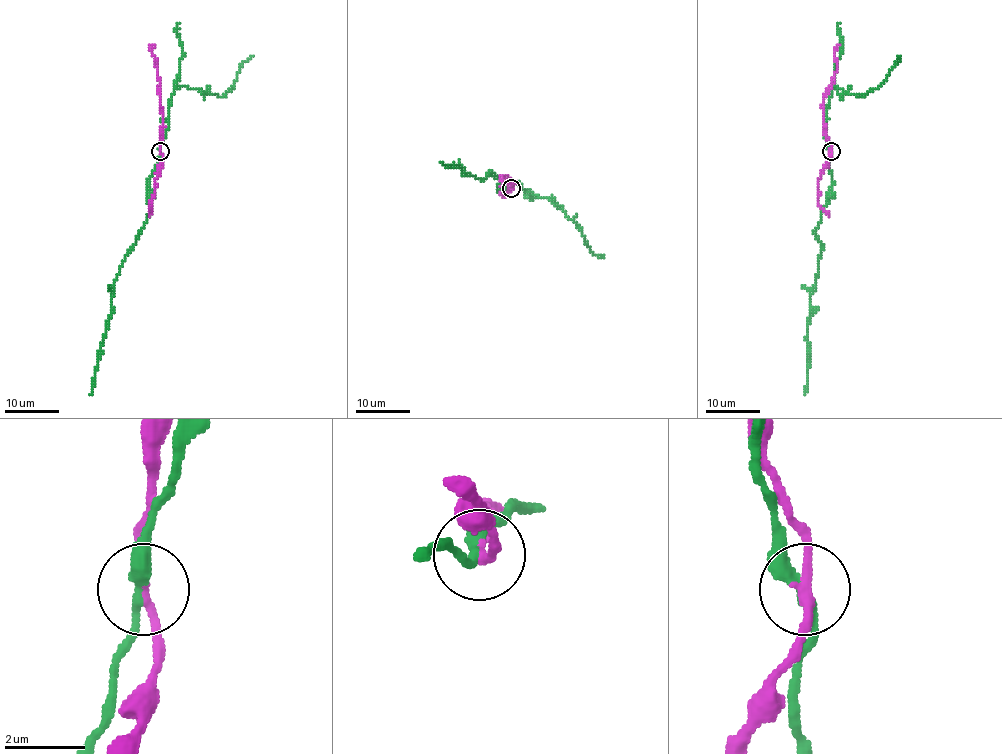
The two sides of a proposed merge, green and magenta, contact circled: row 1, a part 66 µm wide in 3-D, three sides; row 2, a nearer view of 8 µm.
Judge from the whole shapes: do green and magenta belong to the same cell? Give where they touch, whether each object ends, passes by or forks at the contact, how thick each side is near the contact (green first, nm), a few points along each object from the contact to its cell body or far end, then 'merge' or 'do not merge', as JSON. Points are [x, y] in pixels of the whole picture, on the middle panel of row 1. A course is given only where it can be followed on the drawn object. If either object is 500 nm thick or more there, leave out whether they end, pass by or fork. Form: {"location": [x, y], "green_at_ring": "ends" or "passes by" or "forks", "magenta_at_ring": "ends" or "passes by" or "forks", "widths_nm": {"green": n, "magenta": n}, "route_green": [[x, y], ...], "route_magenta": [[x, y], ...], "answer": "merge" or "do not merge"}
{"location": [511, 188], "green_at_ring": "passes by", "magenta_at_ring": "passes by", "widths_nm": {"green": 300, "magenta": 220}, "route_green": [[511, 187], [498, 190], [498, 177], [489, 173], [478, 179], [455, 164], [448, 167], [442, 162]], "route_magenta": [[511, 188], [514, 182], [511, 180], [507, 194], [503, 192], [504, 197]], "answer": "do not merge"}

